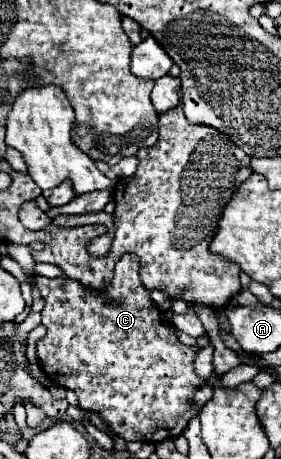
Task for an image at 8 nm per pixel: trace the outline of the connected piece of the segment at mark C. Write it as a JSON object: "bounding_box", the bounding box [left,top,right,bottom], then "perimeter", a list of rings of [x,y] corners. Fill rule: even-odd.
{"bounding_box":[34,268,206,442],"perimeter":[[[138,268],[130,270],[130,278],[116,276],[102,290],[84,288],[78,280],[64,276],[34,276],[34,286],[46,302],[42,310],[46,336],[38,340],[36,352],[40,368],[52,384],[74,390],[82,410],[98,412],[106,424],[126,440],[162,442],[180,436],[190,418],[200,412],[194,396],[206,382],[200,380],[192,368],[196,348],[184,346],[176,336],[176,328],[162,318],[162,312],[158,312],[150,298],[150,290],[146,290],[138,278]]]}

